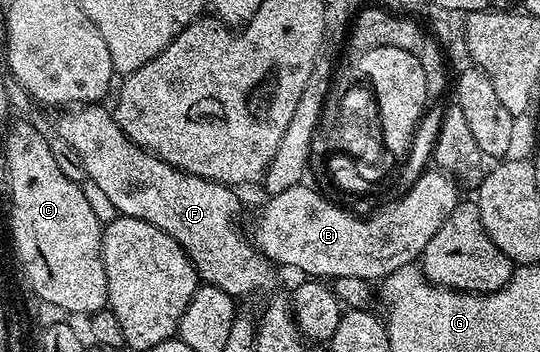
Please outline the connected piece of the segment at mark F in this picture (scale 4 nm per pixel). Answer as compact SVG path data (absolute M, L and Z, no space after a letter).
M101 103L69 107L57 121L56 136L62 137L79 155L86 178L117 208L122 217L143 219L171 235L189 256L204 284L214 285L234 299L257 293L273 281L274 266L241 234L237 212L241 205L232 188L196 177L169 165L162 157L139 148L119 127L112 112Z

